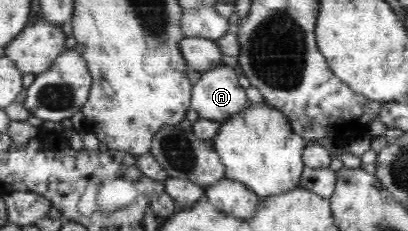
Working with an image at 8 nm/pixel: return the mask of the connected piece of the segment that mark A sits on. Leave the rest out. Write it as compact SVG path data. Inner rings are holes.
M220 65L201 74L191 91L191 108L198 112L199 118L218 122L231 120L251 105L232 67Z

